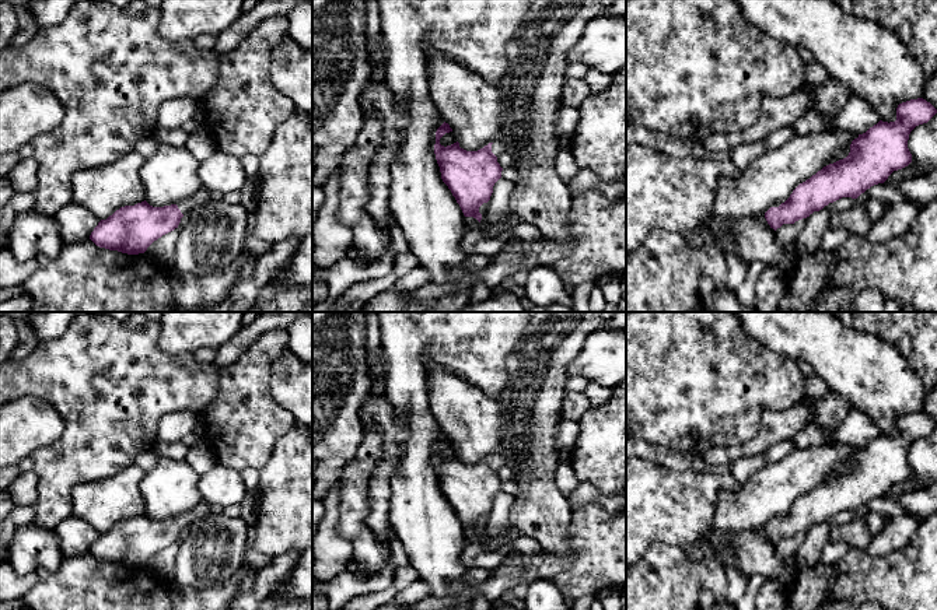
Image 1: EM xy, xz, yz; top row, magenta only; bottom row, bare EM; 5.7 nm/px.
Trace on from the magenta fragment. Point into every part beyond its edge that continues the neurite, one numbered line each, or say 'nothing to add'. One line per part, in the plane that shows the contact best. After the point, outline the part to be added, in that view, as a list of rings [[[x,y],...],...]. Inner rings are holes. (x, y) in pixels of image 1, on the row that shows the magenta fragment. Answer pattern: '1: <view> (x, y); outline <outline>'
1: xz (497, 147); outline [[[494,140],[492,144],[492,152],[499,157],[500,154],[508,152],[508,147],[501,140]]]

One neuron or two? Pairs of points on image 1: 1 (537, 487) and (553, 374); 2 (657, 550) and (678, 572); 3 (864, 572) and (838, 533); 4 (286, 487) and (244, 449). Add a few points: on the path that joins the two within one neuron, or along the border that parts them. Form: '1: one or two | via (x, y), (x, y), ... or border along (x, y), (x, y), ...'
1: one | via (535, 459), (535, 402)
2: one | via (661, 556), (672, 567)
3: two | border along (852, 547), (864, 549)
4: two | border along (280, 438), (275, 444), (268, 462), (259, 470)

